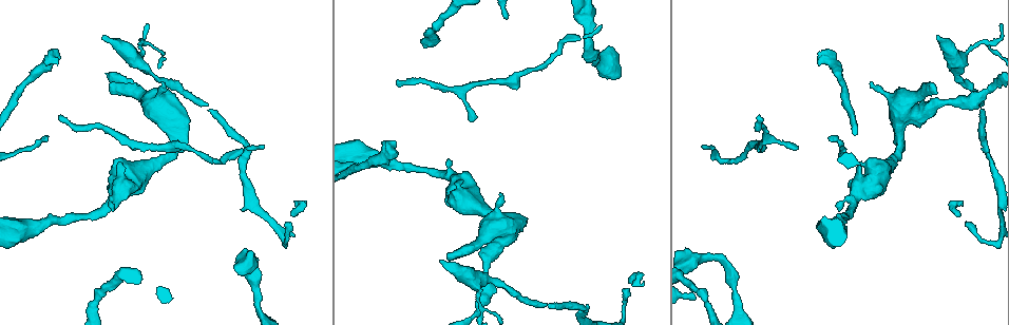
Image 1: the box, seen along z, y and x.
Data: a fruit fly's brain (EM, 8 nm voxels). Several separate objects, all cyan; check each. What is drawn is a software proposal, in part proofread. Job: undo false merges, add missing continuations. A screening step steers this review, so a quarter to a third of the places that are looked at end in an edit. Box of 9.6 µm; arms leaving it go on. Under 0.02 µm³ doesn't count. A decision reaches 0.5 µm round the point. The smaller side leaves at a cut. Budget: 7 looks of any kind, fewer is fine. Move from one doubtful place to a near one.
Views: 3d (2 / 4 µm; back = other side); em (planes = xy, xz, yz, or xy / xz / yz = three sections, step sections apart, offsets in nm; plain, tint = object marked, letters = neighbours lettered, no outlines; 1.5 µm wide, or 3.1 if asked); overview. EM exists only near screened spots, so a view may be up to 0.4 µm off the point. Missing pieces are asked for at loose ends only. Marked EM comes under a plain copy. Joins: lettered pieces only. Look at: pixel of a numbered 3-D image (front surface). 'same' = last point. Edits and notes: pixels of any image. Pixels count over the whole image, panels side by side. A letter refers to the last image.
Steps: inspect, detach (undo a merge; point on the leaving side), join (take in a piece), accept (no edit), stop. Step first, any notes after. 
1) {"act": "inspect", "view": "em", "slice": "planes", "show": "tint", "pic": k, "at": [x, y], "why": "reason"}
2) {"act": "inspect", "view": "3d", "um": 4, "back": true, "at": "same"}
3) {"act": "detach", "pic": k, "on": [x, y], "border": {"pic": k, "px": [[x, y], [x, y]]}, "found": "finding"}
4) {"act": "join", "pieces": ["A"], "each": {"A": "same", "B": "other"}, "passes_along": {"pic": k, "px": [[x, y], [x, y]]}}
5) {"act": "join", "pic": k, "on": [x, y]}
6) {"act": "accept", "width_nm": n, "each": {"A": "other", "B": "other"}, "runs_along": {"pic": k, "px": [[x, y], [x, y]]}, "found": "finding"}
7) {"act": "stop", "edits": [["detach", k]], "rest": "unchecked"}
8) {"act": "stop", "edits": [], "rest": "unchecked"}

{"act": "inspect", "view": "em", "slice": "yz", "step": 8, "show": "tint", "pic": 1, "at": [104, 37], "why": "an open end"}

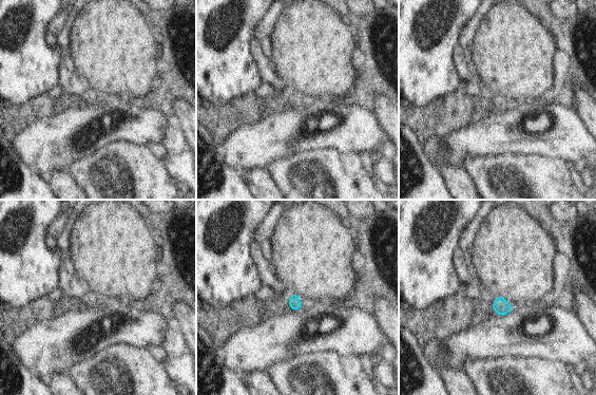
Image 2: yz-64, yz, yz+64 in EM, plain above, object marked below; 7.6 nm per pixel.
{"act": "inspect", "view": "em", "slice": "planes", "show": "letters", "at": "same"}

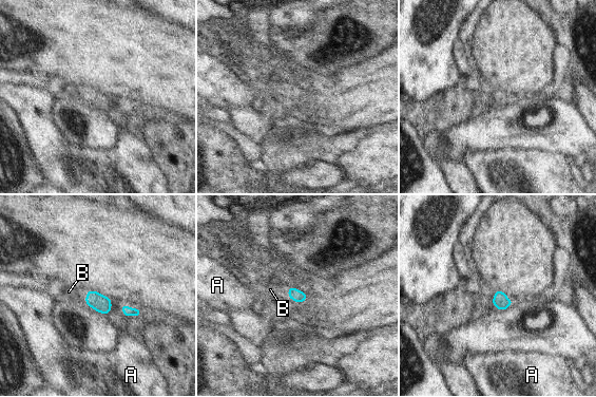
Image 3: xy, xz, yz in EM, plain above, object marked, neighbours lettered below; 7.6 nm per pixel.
{"act": "join", "pieces": ["B"], "each": {"A": "other", "B": "same"}, "passes_along": {"pic": 3, "px": [[296, 296], [288, 292], [270, 289]]}, "found": "the neuron continues"}

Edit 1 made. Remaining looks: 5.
{"act": "inspect", "view": "em", "slice": "planes", "show": "letters", "pic": 1, "at": [475, 119], "why": "tapers out"}

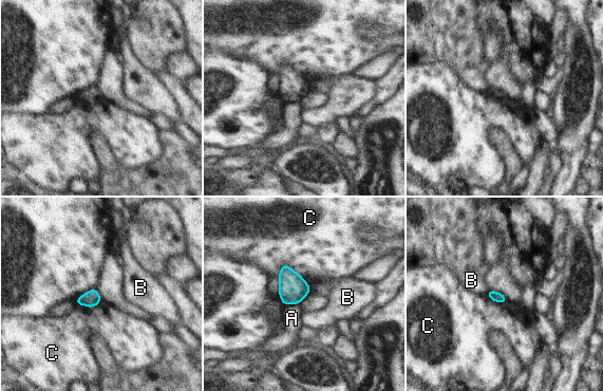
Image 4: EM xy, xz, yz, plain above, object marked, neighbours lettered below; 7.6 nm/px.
{"act": "accept", "longest_contact_nm": ["C", 280], "each": {"A": "other", "B": "other", "C": "other"}, "found": "no lettered piece goes on from it"}

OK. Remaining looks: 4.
{"act": "inspect", "view": "em", "slice": "planes", "show": "letters", "pic": 1, "at": [58, 116], "why": "thin end"}

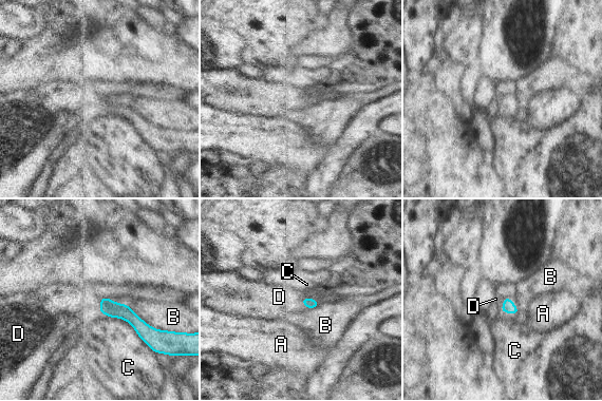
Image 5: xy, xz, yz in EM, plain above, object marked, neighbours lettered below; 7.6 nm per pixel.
{"act": "join", "pieces": ["D"], "each": {"A": "other", "B": "other", "C": "other", "D": "same"}, "passes_along": {"pic": 5, "px": [[509, 307], [504, 303], [495, 299]]}, "found": "it goes on there"}

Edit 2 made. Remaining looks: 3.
{"act": "stop", "edits": [["join", 3], ["join", 5]], "rest": "unchecked"}

